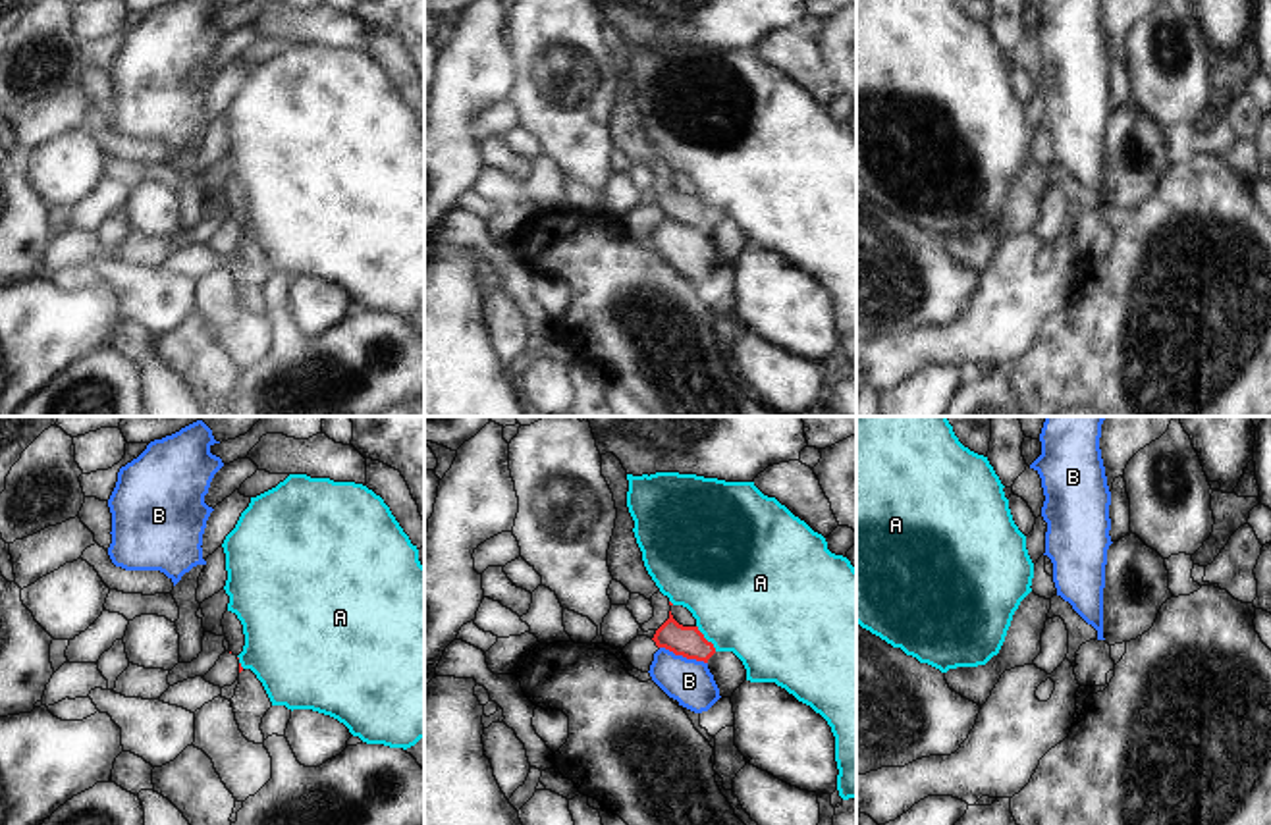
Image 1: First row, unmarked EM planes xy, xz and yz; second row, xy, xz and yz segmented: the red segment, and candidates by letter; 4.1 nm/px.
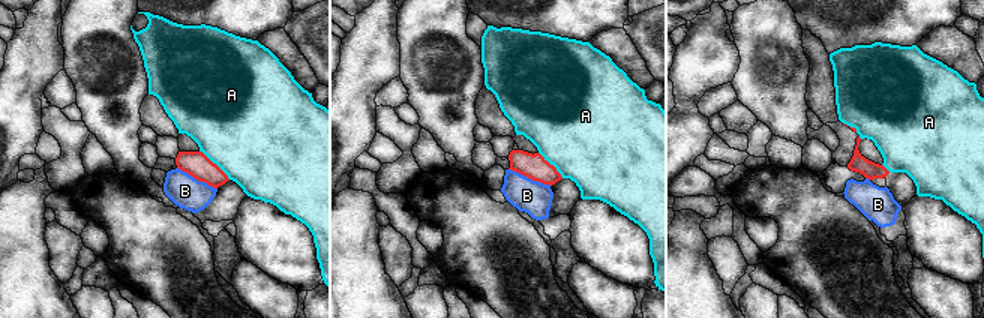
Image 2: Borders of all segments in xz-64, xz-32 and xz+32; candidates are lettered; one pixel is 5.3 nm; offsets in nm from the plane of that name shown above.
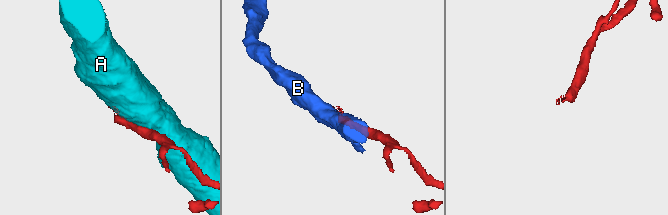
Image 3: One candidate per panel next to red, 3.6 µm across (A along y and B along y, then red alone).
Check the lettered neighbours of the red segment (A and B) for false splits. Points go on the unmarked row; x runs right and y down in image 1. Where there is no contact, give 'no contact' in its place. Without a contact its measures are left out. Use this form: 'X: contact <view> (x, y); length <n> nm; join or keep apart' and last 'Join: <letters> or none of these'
A: contact xz (704, 207); length 140 nm; keep apart
B: contact xz (683, 224); length 220 nm; keep apart
Join: none of these

